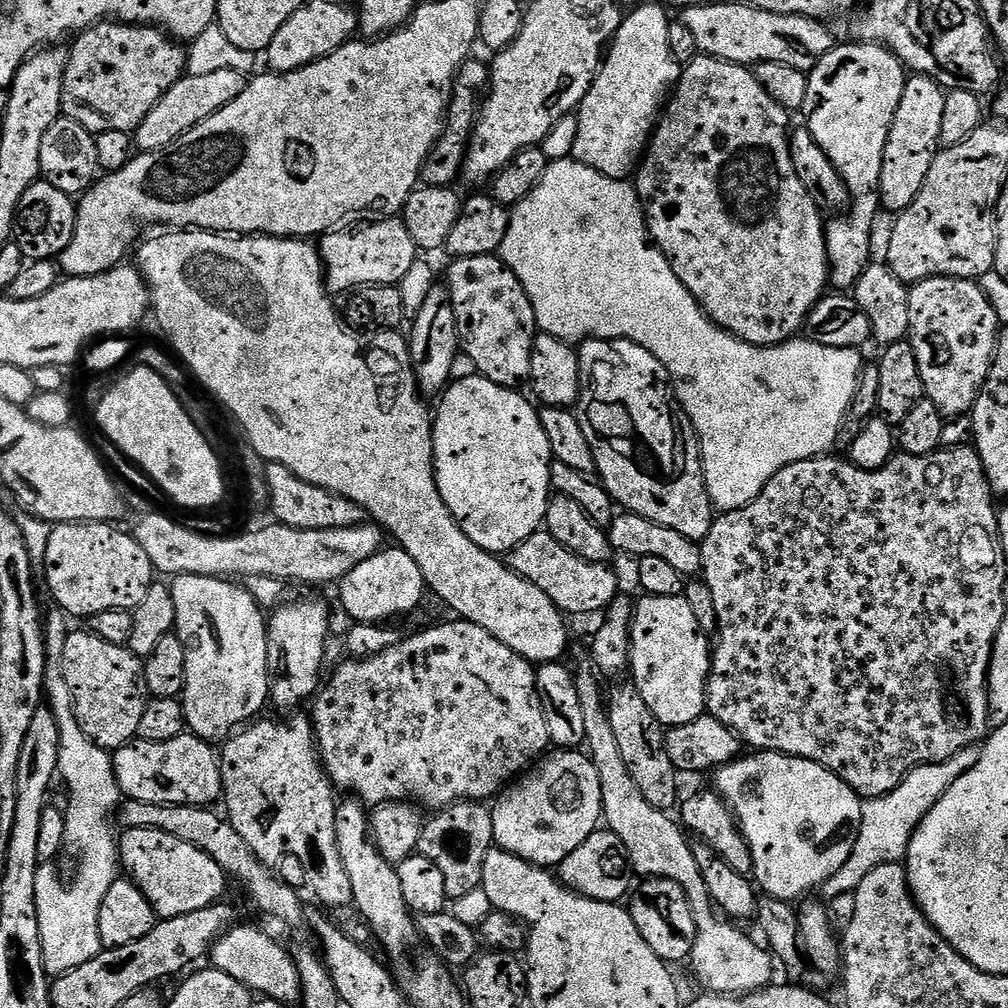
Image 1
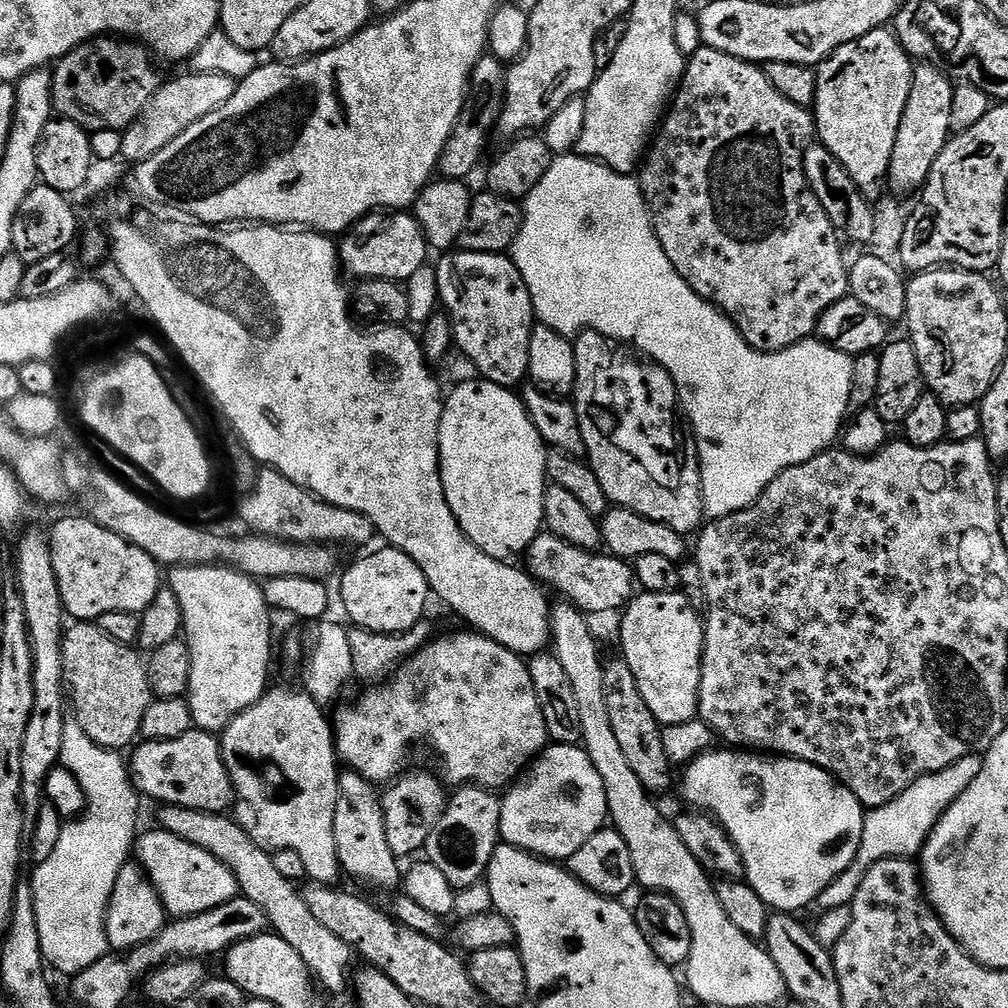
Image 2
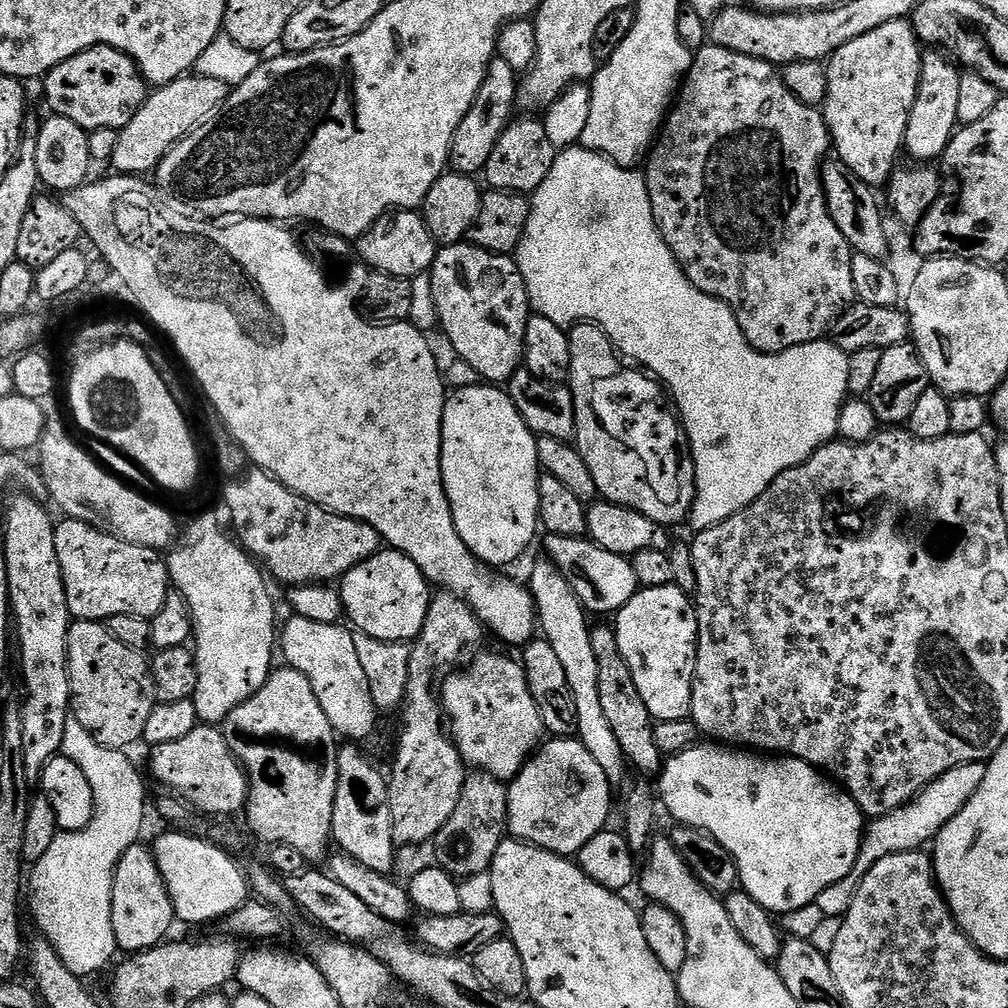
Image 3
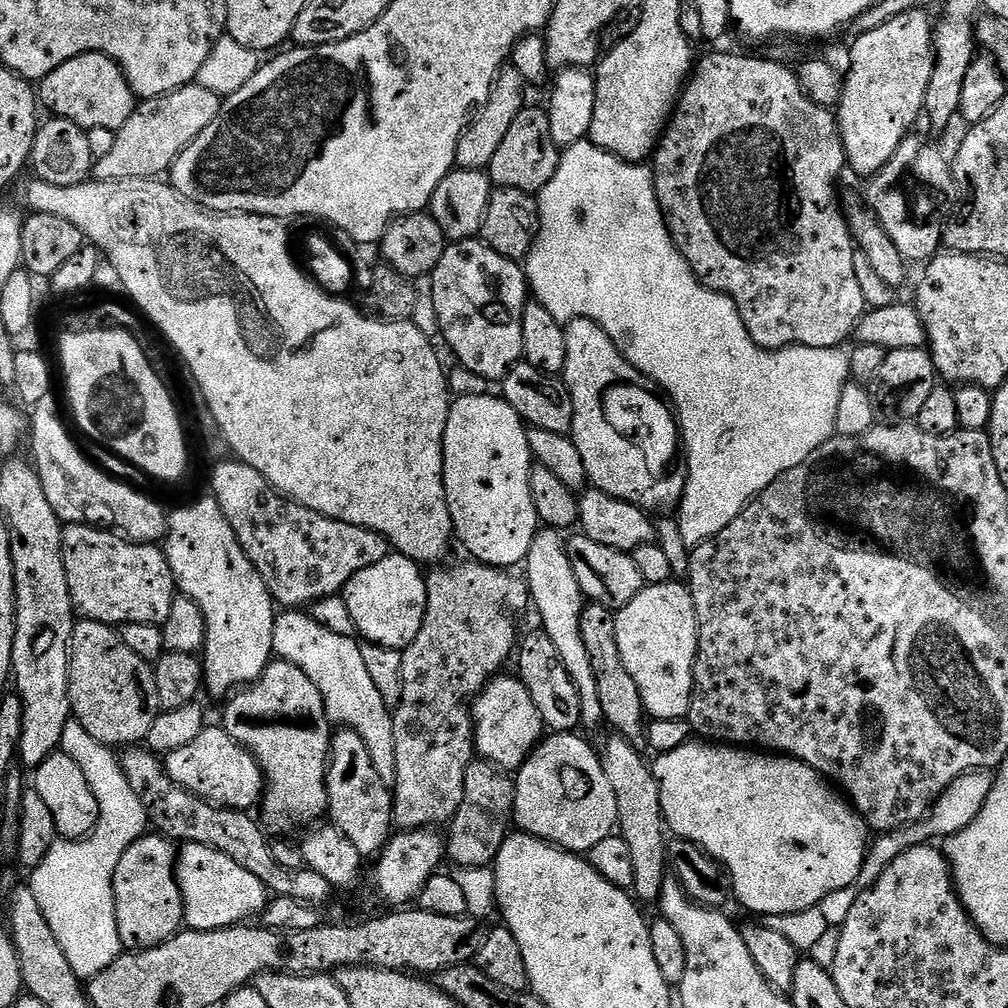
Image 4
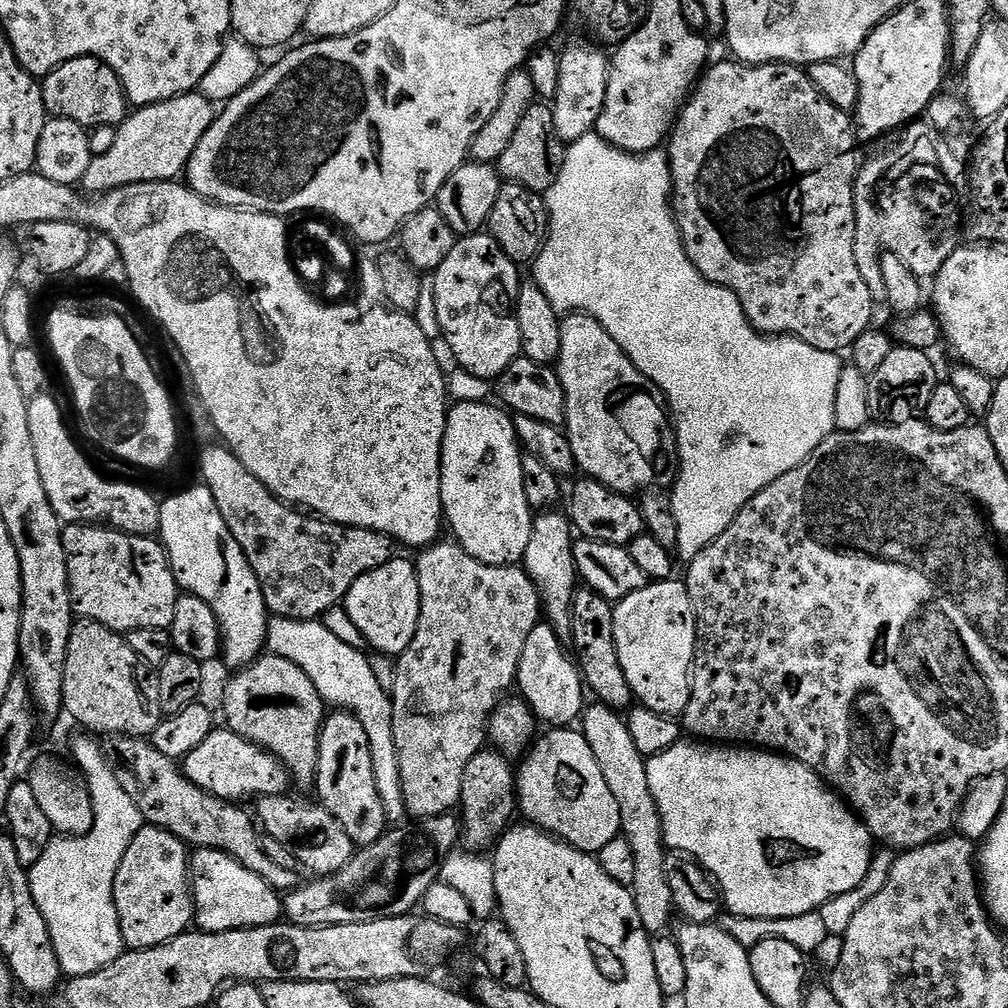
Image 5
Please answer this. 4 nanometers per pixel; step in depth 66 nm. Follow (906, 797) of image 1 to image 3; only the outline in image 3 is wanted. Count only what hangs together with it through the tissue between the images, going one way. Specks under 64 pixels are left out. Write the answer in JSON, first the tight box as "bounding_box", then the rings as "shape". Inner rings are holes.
{"bounding_box":[814,763,987,917],"shape":[[[983,763],[954,766],[954,770],[946,770],[946,774],[942,774],[942,778],[938,778],[933,784],[923,788],[910,803],[904,804],[886,816],[875,817],[867,825],[864,839],[860,841],[854,870],[850,870],[850,874],[846,874],[846,878],[842,878],[842,882],[834,882],[834,886],[830,886],[826,890],[822,890],[822,894],[818,894],[814,905],[815,911],[820,911],[824,916],[843,917],[844,913],[850,910],[850,902],[854,898],[862,878],[866,878],[866,874],[870,874],[870,870],[878,862],[882,862],[882,858],[886,858],[890,854],[914,852],[931,845],[935,841],[936,835],[962,810],[962,806],[966,806],[966,802],[970,802],[970,798],[974,798],[974,790],[978,790],[978,786],[982,786],[982,778],[986,778],[987,773],[987,767]]]}

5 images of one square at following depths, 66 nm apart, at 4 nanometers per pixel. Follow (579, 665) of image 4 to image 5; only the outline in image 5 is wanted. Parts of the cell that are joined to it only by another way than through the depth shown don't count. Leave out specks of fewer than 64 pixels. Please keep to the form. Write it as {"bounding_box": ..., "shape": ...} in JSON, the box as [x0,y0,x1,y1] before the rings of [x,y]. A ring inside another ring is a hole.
{"bounding_box":[522,510,578,642],"shape":[[[560,510],[541,511],[533,519],[530,543],[526,545],[526,554],[522,561],[524,571],[540,591],[540,603],[547,623],[551,624],[564,642],[572,639],[572,599],[578,587],[573,543],[574,529],[571,519]]]}

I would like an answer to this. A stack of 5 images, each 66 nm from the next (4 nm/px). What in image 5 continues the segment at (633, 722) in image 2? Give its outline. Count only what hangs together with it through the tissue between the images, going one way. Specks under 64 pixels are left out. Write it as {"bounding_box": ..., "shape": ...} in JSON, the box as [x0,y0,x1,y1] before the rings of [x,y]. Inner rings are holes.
{"bounding_box":[572,587,634,710],"shape":[[[577,587],[572,599],[572,639],[574,659],[589,693],[592,692],[599,703],[607,708],[627,710],[633,707],[634,697],[630,690],[630,682],[626,682],[626,674],[622,670],[622,662],[618,662],[618,646],[614,642],[613,601],[602,598],[592,588]]]}

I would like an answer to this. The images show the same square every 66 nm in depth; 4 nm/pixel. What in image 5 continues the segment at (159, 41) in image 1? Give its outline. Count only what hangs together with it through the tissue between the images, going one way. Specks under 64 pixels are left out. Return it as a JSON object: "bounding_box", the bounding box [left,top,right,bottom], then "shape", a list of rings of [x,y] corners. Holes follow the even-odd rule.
{"bounding_box":[40,56,126,130],"shape":[[[94,56],[74,58],[58,65],[43,77],[40,89],[44,107],[53,117],[78,122],[85,130],[101,128],[103,124],[118,126],[124,121],[126,97],[120,80]]]}

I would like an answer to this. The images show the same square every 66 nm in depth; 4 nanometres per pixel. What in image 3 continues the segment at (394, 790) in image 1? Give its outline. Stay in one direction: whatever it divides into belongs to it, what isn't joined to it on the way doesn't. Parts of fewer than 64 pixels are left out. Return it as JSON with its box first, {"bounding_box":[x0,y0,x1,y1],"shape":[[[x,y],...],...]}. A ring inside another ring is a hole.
{"bounding_box":[442,652,545,782],"shape":[[[484,652],[474,660],[463,670],[453,671],[443,681],[442,711],[465,765],[511,782],[545,739],[542,714],[534,702],[534,694],[530,694],[524,665],[519,659]]]}

